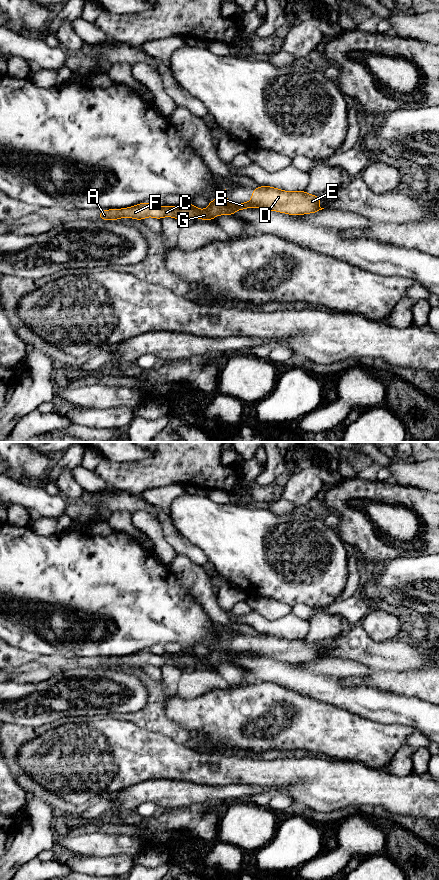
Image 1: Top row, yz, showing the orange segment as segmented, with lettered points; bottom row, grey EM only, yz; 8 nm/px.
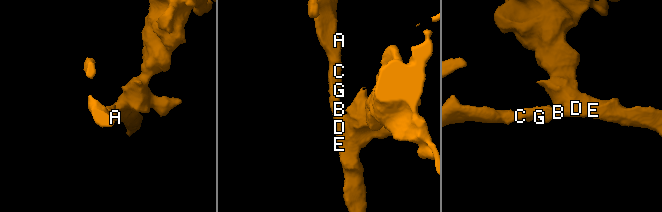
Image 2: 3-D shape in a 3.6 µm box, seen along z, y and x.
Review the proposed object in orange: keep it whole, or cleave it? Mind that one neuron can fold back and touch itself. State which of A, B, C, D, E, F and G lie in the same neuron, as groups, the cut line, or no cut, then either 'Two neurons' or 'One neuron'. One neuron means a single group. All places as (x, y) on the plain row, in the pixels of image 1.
Groups: A B C D E F G. No split. One neuron

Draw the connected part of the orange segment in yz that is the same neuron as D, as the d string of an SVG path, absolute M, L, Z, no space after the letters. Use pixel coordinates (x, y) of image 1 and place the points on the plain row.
M261 634L253 637L252 646L245 651L231 651L227 648L226 637L223 638L214 649L209 649L206 657L198 657L191 651L180 654L163 655L152 654L149 650L137 652L122 657L101 658L99 667L119 668L122 665L142 668L146 665L161 667L172 665L186 670L192 667L203 667L212 669L219 663L232 663L238 659L248 656L257 656L281 660L289 663L304 663L319 660L324 657L320 655L320 646L310 643L306 639L288 640L271 634Z

